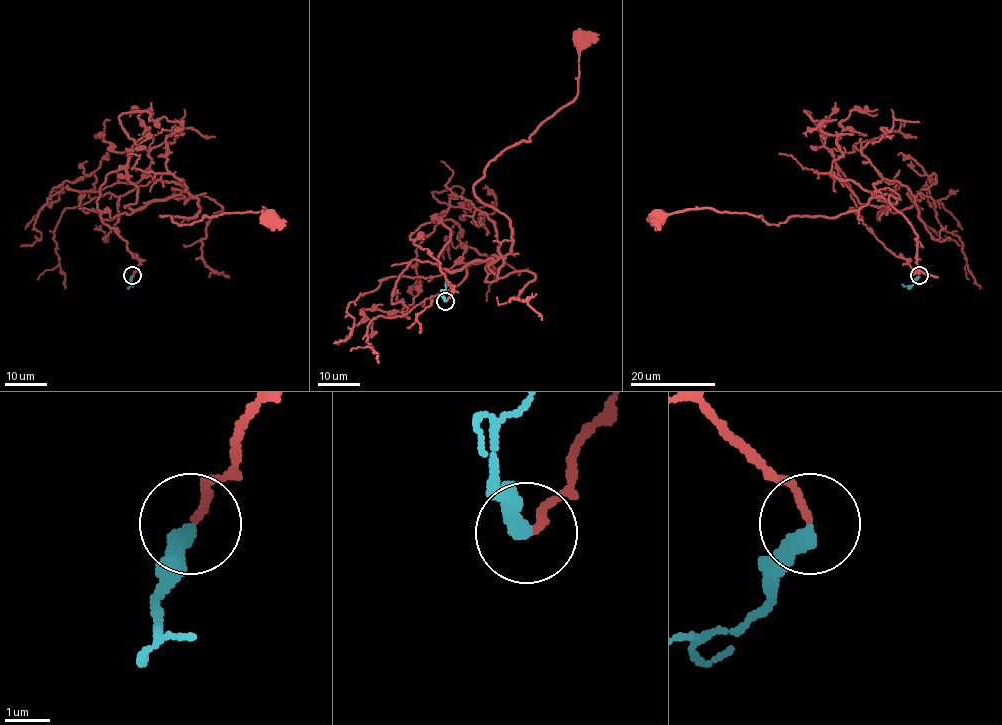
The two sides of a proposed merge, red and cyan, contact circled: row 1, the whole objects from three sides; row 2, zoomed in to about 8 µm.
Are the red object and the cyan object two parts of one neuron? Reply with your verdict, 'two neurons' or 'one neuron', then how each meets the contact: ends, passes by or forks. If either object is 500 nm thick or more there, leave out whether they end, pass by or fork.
one neuron; red ends there; cyan ends there

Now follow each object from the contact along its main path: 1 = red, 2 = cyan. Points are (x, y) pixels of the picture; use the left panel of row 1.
1: (133, 275), (97, 208), (108, 173), (137, 188), (132, 209), (197, 200), (160, 216), (178, 224), (267, 217)
2: (133, 275), (129, 286), (133, 287), (132, 283)

